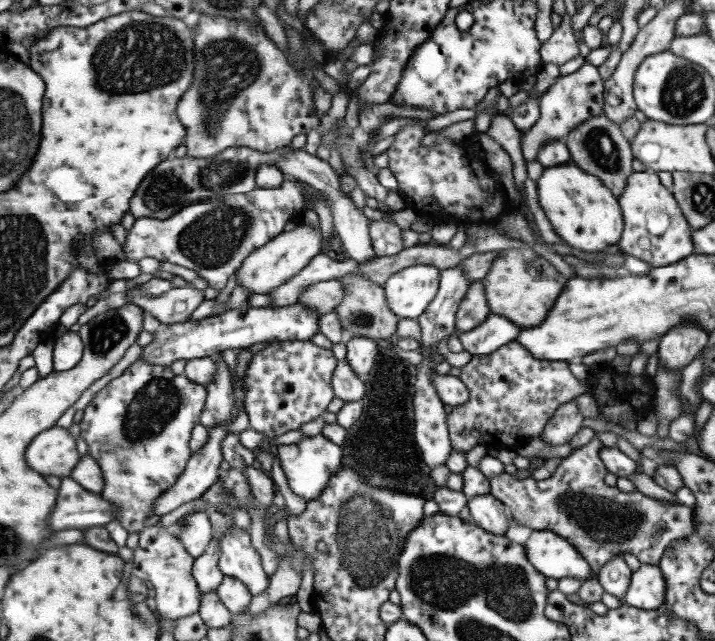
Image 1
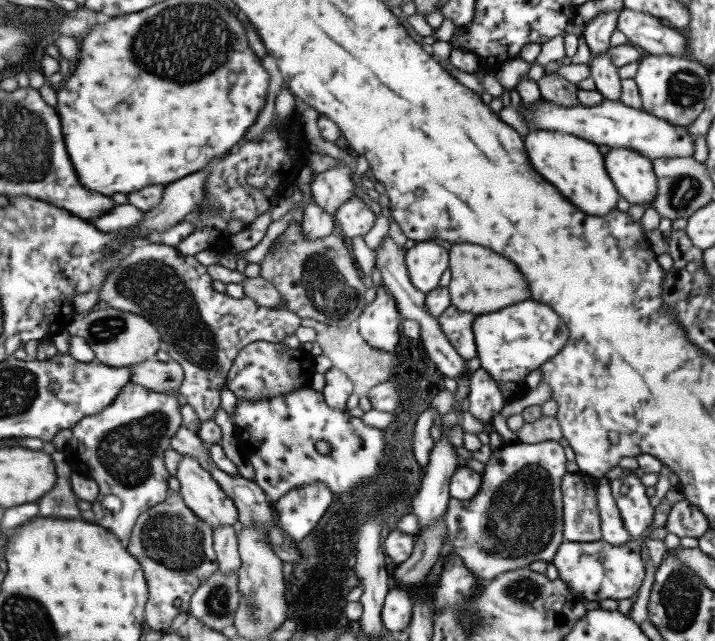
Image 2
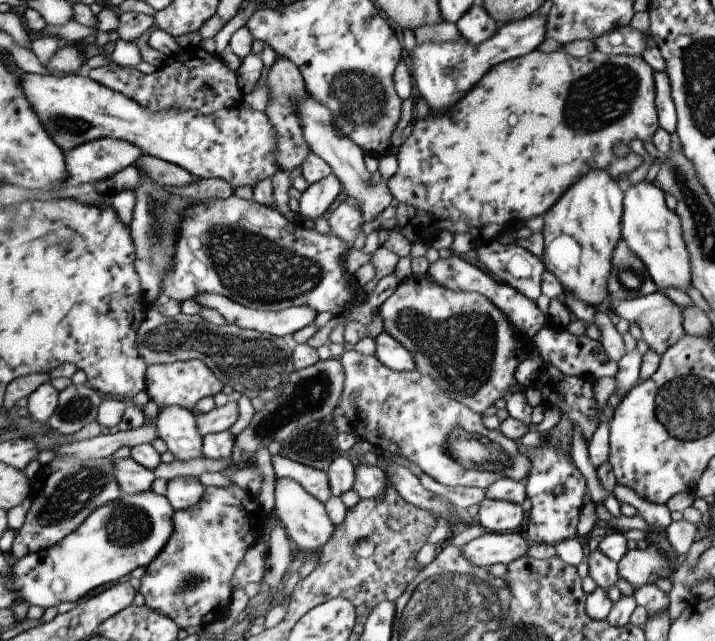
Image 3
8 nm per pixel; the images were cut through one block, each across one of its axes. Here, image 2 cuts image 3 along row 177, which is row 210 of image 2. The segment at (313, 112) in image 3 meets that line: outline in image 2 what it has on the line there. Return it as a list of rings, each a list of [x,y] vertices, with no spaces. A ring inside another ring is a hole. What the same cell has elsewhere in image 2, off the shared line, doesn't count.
[[[351,196],[345,200],[333,214],[333,220],[339,224],[339,230],[343,236],[365,236],[367,230],[375,222],[375,214],[369,210],[367,204],[363,204],[361,198]]]

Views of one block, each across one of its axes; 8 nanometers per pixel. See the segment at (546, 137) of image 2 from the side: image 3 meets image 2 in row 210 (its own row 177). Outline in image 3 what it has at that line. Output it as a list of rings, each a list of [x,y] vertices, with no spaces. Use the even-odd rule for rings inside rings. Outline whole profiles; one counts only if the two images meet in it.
[[[595,170],[575,182],[555,206],[543,214],[543,266],[559,280],[563,294],[583,300],[585,304],[599,308],[609,296],[609,272],[611,258],[617,242],[621,240],[623,218],[623,192],[617,182],[605,172]]]

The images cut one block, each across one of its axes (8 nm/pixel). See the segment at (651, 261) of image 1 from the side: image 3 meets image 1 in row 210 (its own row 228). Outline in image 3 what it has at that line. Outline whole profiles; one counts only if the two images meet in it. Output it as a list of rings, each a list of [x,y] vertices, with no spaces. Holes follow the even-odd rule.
[[[645,180],[623,192],[623,218],[621,218],[621,240],[627,248],[643,260],[657,290],[681,290],[691,286],[691,258],[683,240],[681,220],[675,210],[667,208],[665,192]]]

